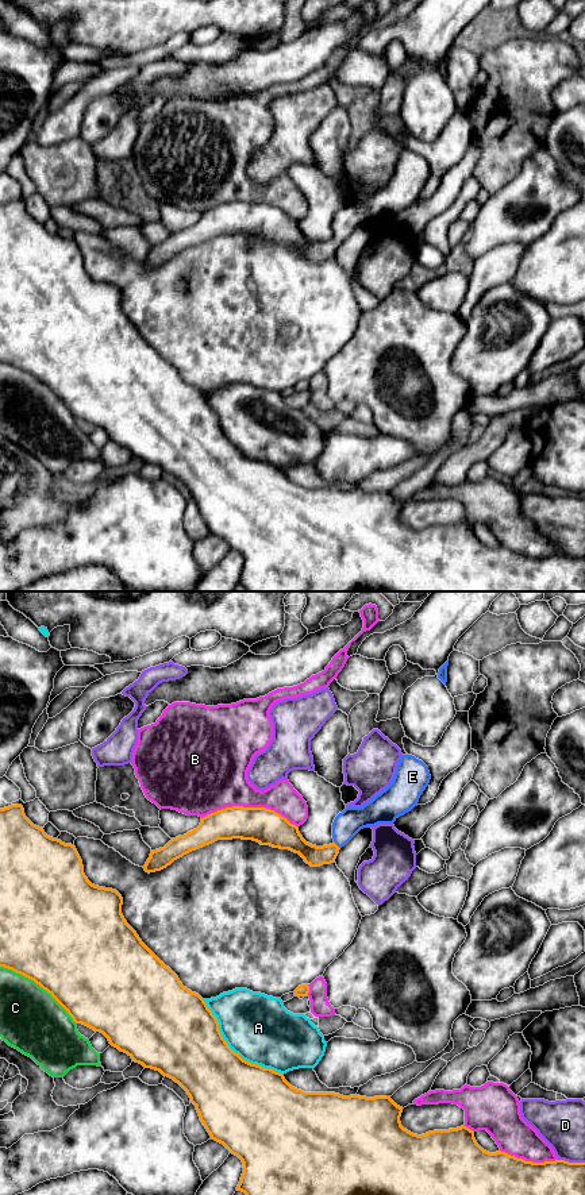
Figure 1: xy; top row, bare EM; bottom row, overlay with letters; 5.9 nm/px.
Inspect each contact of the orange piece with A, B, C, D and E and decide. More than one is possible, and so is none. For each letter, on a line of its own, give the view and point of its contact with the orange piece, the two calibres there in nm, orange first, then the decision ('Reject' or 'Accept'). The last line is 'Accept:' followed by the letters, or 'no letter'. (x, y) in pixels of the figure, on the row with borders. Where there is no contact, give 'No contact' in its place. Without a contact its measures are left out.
A: Touches orange at xy (231, 1049). Thickness 420 nm (orange) against 400 nm. Reject
B: Touches orange at xy (250, 808). Thickness 200 nm (orange) against 340 nm. Reject
C: Touches orange at xy (39, 985). Thickness 500 nm (orange) against 380 nm. Reject
D: Touches orange at xy (572, 1163). Thickness 200 nm (orange) against 280 nm. Reject
E: Touches orange at xy (337, 845). Thickness 120 nm (orange) against 160 nm. Accept
Accept: E

